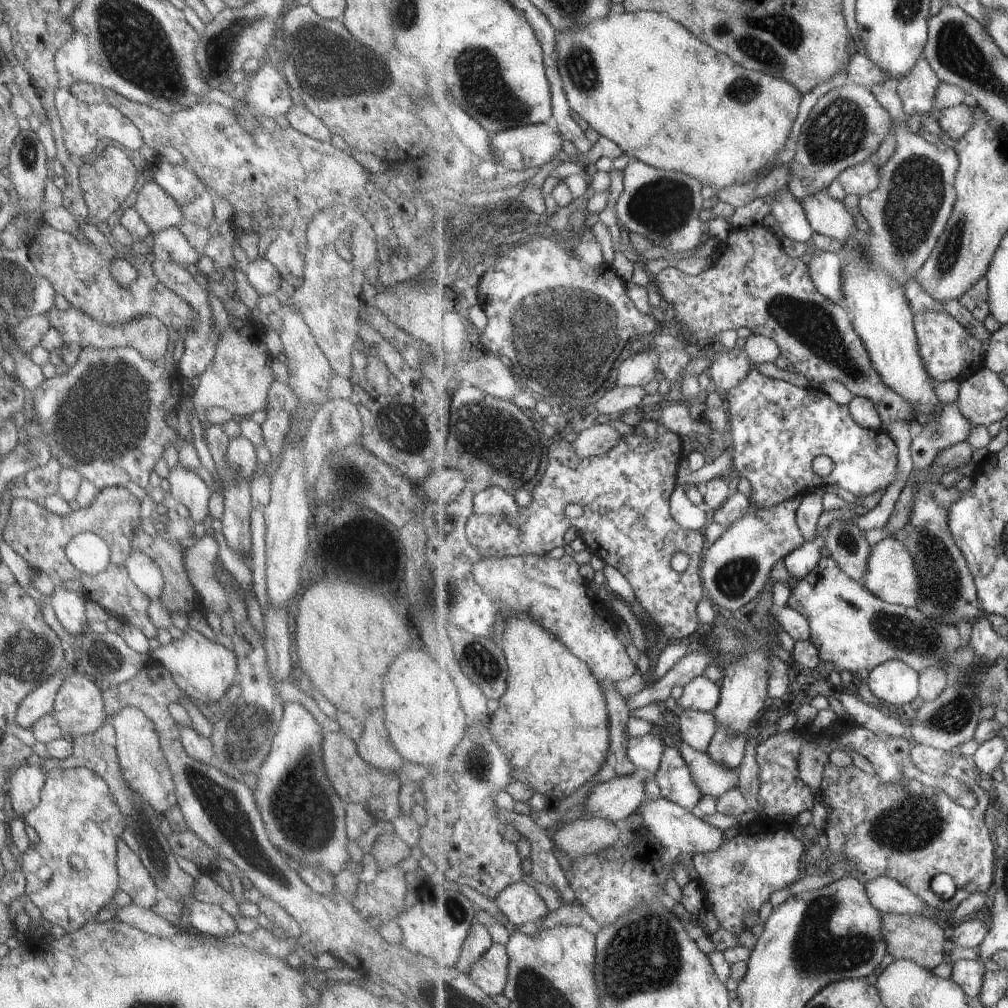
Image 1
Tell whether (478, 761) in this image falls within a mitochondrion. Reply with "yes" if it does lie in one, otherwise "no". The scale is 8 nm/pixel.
yes

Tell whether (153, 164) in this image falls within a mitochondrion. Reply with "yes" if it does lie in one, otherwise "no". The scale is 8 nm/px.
no

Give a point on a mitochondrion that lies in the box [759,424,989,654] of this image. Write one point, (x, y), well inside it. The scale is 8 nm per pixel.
(945, 580)

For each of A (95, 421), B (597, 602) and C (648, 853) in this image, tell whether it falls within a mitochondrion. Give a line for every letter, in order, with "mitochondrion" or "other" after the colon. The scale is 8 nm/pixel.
A: mitochondrion
B: other
C: other

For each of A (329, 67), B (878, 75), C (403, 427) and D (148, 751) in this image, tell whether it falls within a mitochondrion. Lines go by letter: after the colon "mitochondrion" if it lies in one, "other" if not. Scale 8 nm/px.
A: mitochondrion
B: other
C: mitochondrion
D: other

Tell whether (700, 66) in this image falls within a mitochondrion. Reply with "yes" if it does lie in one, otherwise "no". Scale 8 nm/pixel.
no

